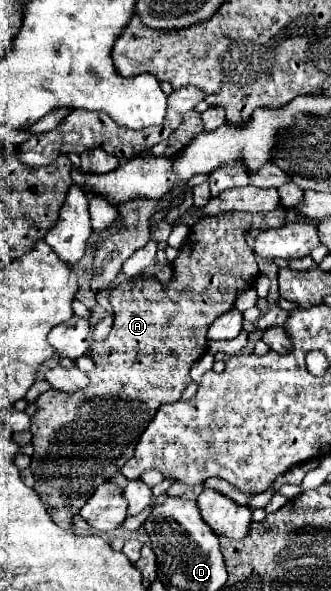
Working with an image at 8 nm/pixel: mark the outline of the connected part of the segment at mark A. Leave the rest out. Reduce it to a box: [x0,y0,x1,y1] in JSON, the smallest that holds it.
[31,208,287,532]

